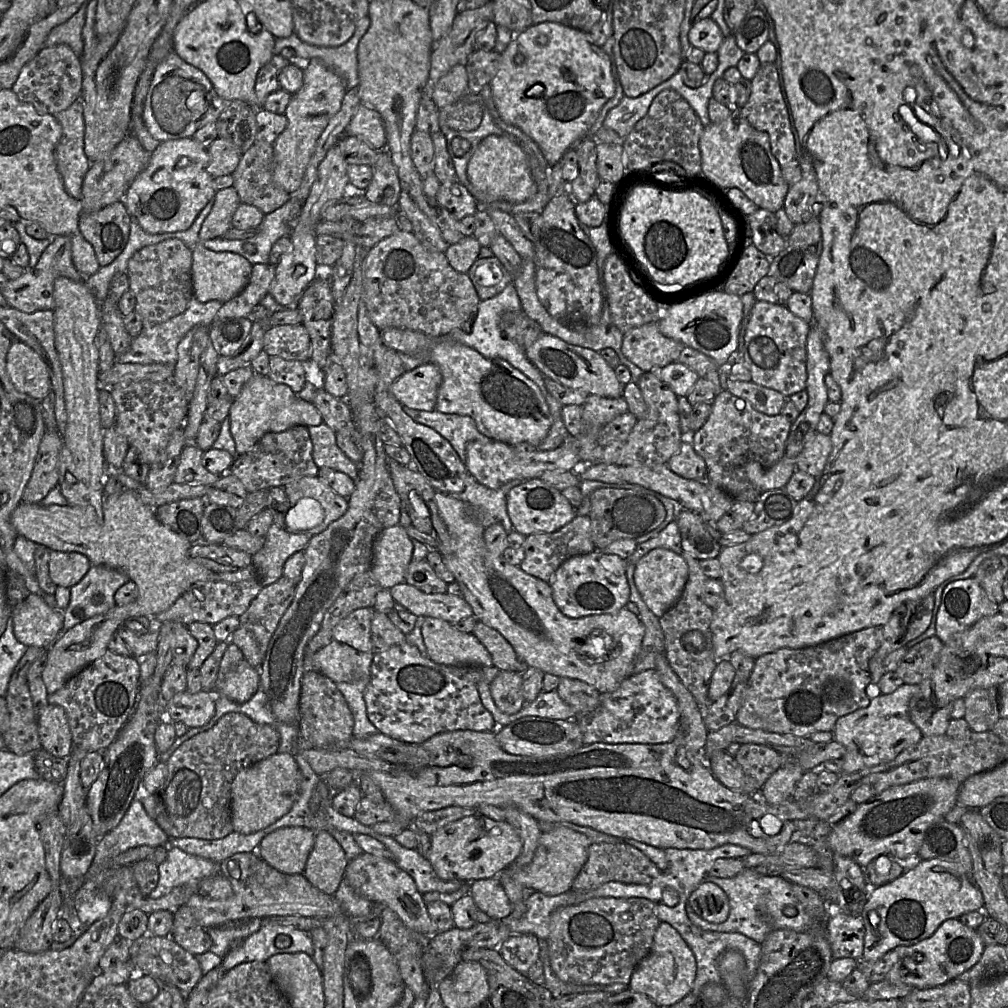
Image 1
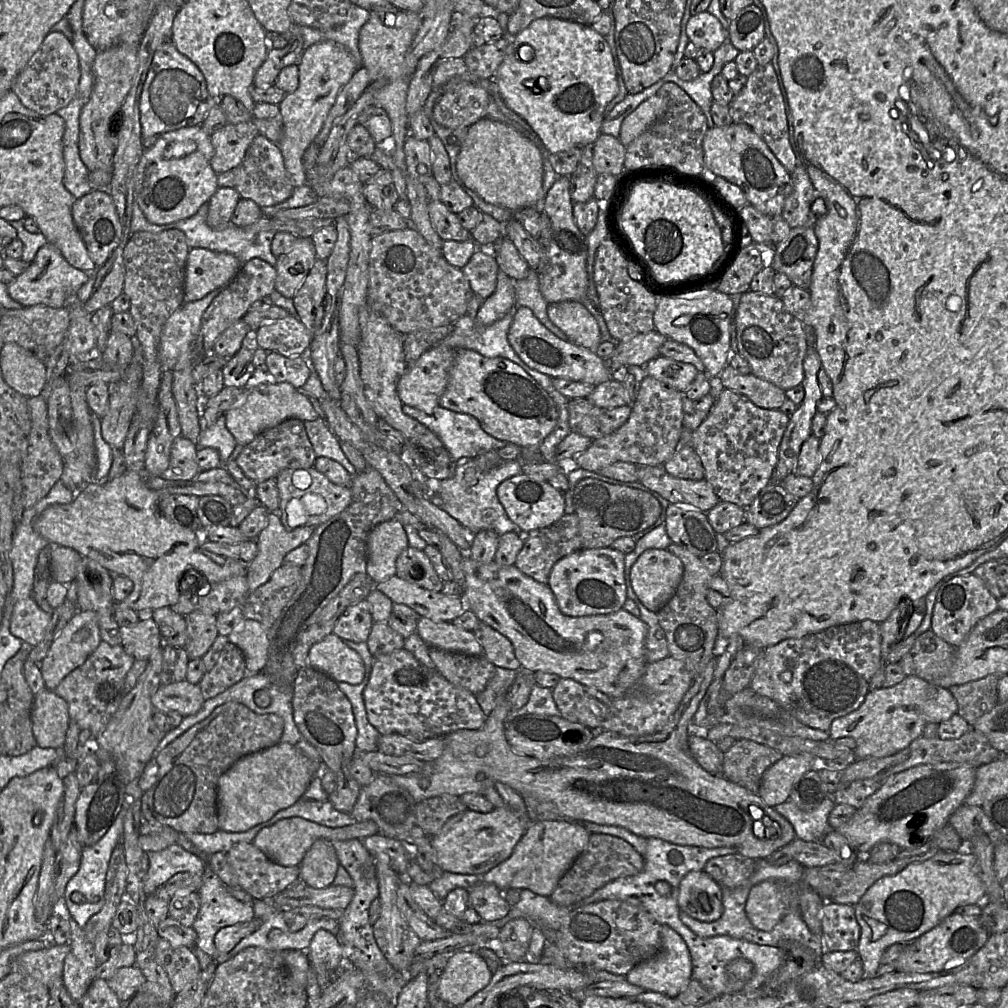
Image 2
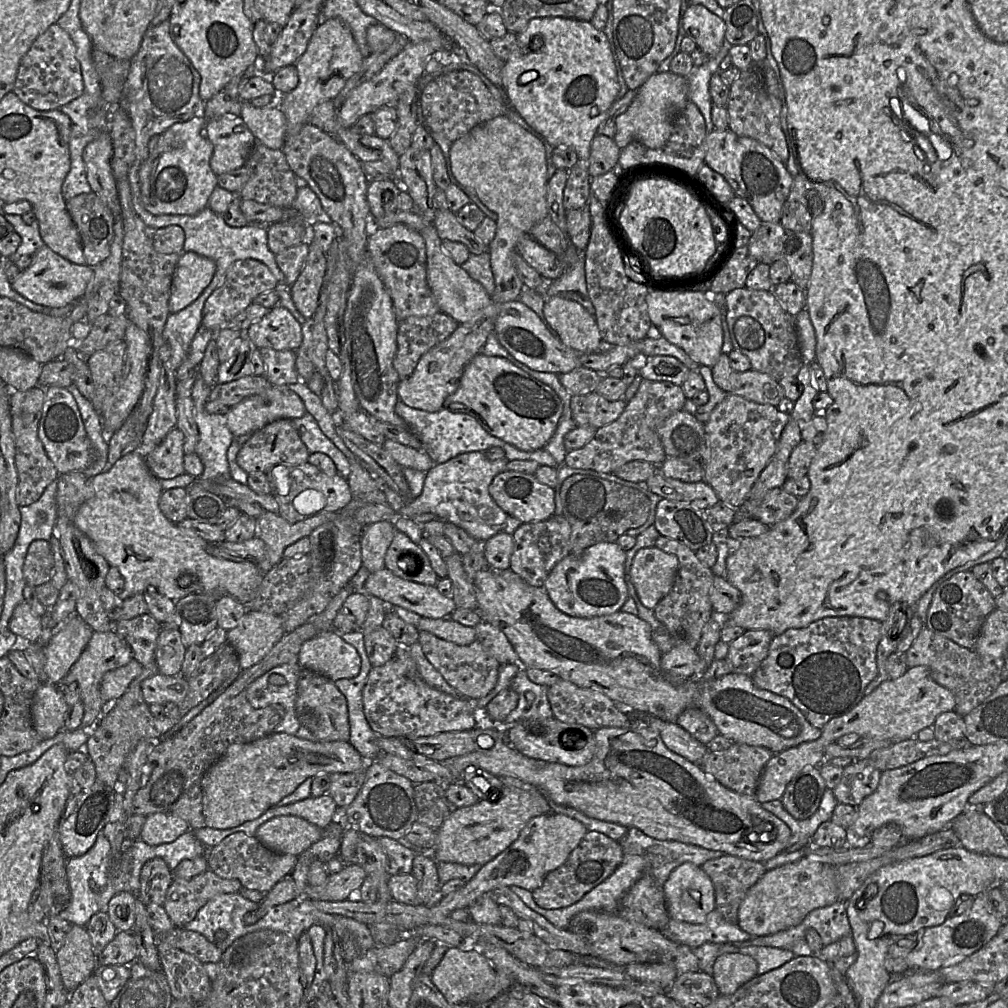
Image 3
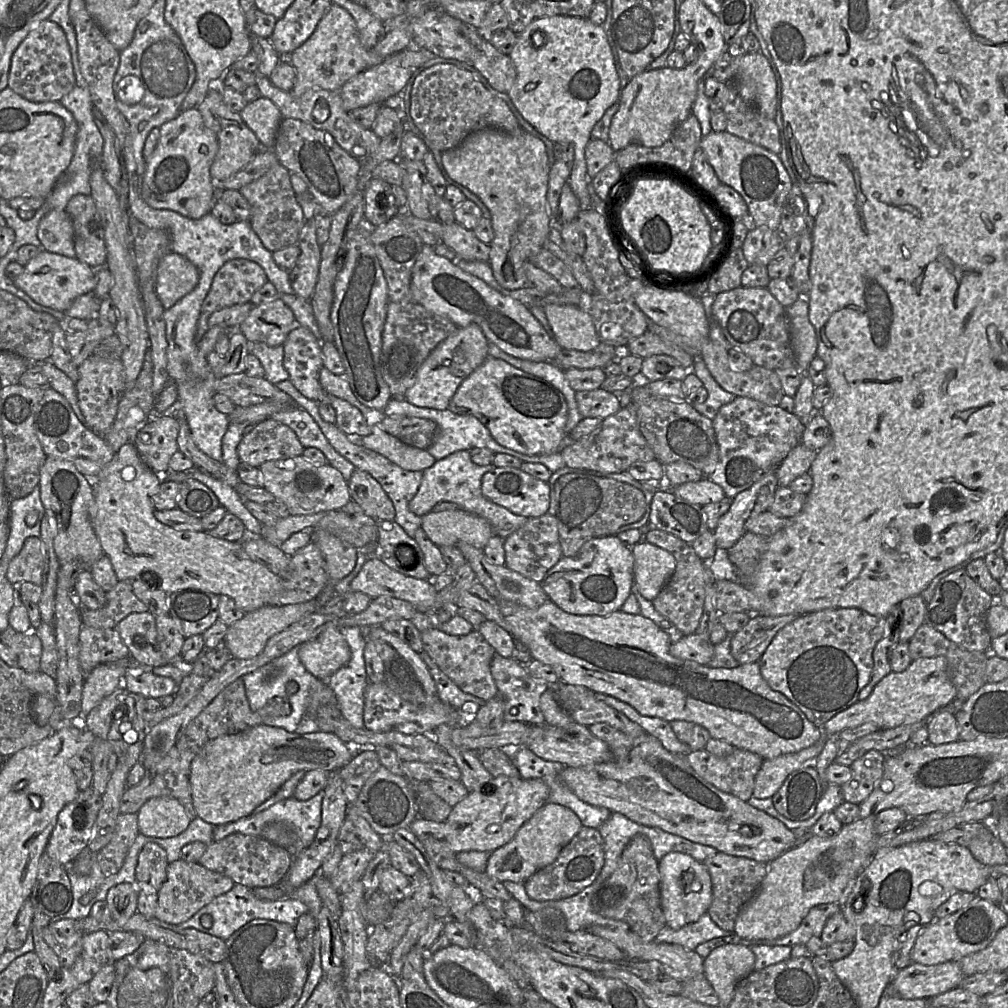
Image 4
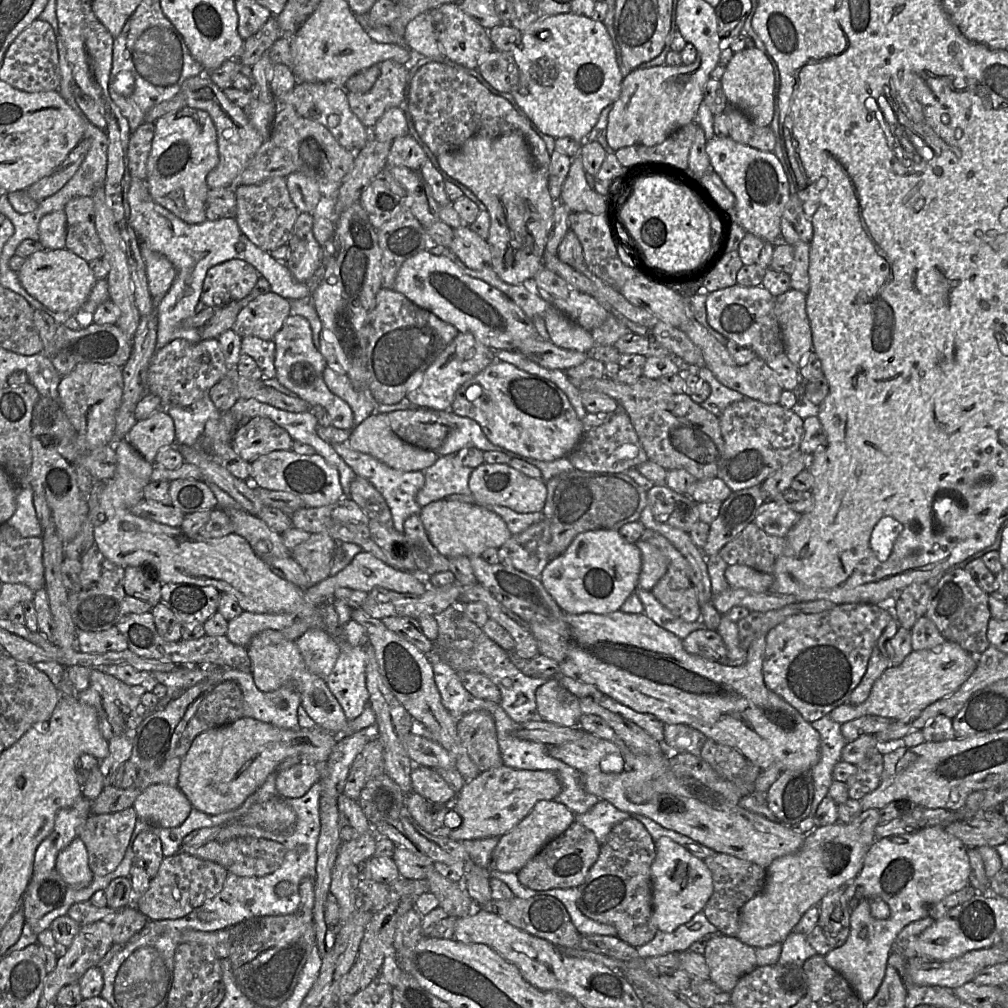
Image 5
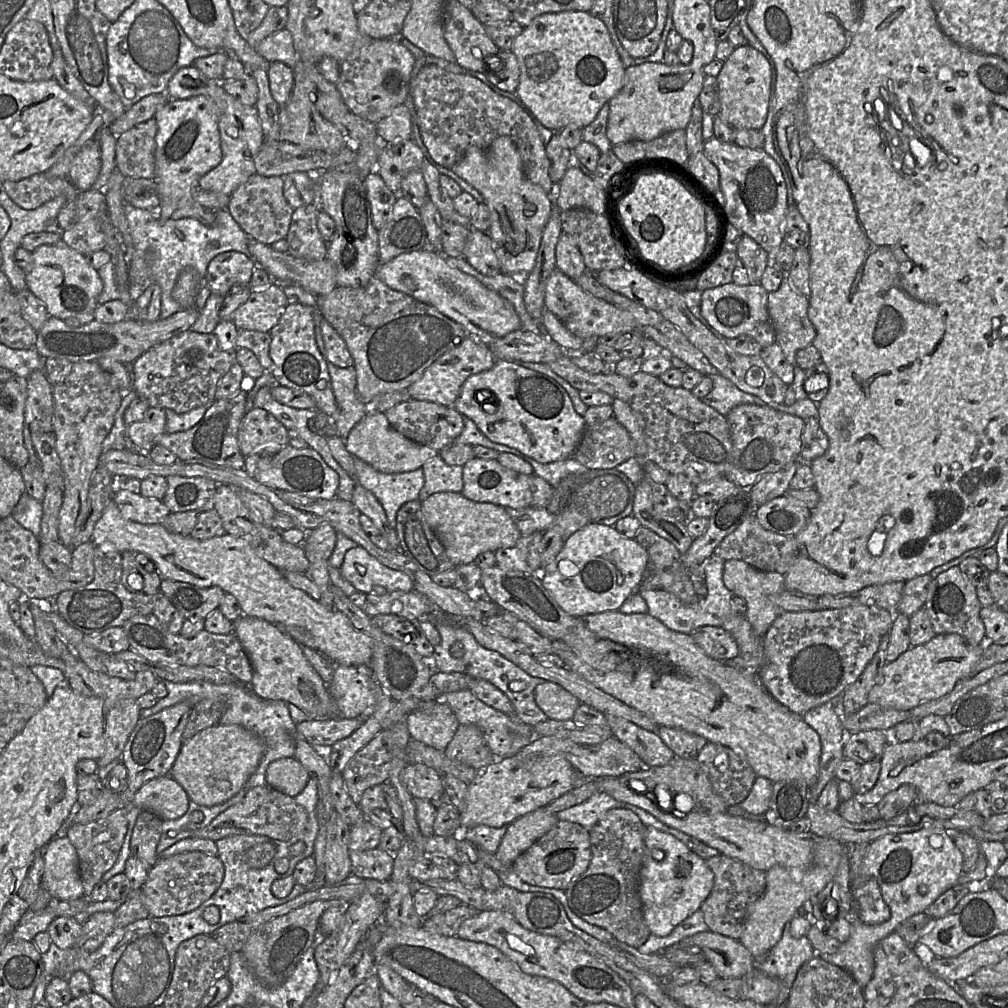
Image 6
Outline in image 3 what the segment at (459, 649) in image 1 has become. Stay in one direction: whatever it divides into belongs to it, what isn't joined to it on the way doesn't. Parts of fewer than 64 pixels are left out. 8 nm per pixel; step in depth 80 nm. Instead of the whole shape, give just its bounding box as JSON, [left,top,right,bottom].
[417,617,476,645]

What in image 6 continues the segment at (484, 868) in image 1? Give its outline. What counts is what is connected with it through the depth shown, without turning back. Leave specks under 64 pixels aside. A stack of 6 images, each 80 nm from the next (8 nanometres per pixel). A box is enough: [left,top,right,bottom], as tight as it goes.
[460,736,582,831]

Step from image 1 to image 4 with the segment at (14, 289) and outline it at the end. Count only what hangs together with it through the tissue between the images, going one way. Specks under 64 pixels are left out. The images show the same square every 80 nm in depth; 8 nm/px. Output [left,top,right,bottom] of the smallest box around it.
[13,249,95,312]

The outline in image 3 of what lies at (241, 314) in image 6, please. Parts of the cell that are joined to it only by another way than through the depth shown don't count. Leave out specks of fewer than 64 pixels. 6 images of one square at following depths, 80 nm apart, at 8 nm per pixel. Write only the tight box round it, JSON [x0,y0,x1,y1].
[245,305,304,351]

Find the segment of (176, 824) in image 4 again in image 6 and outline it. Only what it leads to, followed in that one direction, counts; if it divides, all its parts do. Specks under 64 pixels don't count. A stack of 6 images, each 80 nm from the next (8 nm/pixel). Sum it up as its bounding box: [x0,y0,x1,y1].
[133,776,189,820]

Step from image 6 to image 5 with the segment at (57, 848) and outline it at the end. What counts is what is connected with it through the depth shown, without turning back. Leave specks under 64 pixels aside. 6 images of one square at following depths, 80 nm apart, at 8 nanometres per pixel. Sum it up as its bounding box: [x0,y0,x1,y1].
[55,838,93,889]

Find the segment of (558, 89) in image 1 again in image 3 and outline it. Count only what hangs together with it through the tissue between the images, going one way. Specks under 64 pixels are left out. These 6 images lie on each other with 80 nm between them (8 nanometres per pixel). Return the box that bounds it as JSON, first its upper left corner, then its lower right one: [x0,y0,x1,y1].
[502,17,620,160]

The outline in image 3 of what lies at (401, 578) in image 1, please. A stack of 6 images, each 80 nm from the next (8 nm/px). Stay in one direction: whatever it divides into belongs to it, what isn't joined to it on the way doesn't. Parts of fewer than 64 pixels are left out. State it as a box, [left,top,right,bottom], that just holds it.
[361,521,396,573]

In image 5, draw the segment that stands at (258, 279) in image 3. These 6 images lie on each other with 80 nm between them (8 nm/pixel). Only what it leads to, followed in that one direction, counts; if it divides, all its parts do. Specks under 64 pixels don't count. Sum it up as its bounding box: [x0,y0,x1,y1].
[200,259,260,308]

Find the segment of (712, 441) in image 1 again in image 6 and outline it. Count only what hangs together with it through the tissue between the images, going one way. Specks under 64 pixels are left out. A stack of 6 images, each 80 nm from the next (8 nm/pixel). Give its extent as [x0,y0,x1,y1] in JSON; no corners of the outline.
[725,404,805,489]

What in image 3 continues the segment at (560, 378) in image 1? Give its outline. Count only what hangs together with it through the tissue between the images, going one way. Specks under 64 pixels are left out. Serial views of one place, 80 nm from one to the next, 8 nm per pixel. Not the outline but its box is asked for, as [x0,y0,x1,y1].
[493,299,582,375]

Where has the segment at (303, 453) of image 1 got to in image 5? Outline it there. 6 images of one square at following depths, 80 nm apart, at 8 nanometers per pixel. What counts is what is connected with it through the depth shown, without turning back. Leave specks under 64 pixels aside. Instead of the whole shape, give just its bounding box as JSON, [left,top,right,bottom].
[233,417,293,462]

